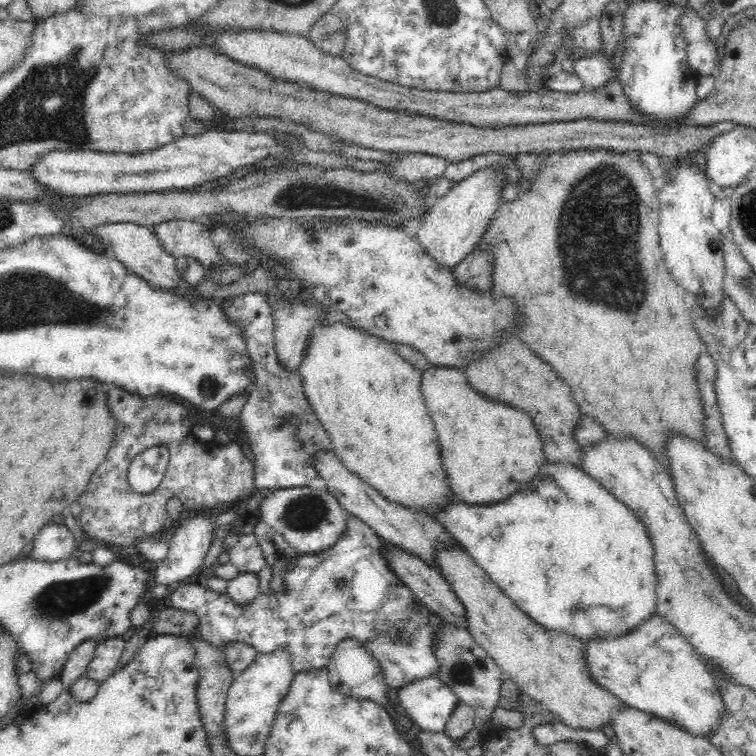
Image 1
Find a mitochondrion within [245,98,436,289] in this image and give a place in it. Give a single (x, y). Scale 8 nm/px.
(297, 195)

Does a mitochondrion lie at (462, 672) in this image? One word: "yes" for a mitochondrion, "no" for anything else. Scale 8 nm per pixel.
yes

